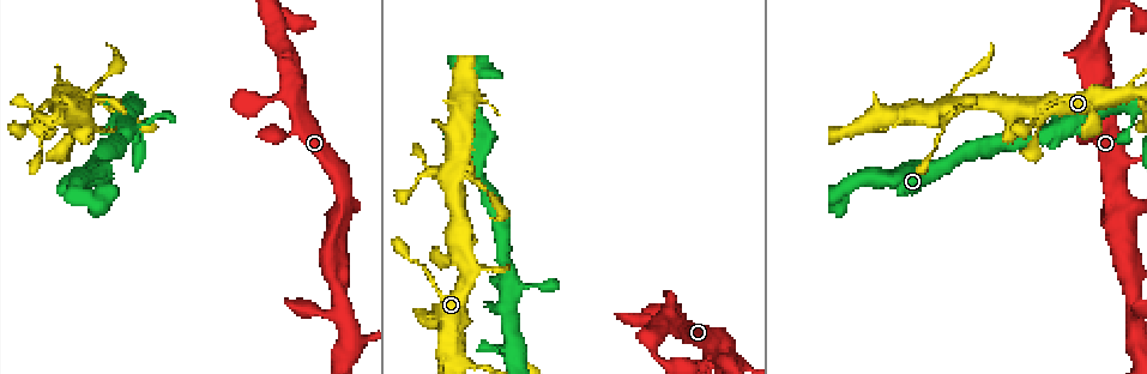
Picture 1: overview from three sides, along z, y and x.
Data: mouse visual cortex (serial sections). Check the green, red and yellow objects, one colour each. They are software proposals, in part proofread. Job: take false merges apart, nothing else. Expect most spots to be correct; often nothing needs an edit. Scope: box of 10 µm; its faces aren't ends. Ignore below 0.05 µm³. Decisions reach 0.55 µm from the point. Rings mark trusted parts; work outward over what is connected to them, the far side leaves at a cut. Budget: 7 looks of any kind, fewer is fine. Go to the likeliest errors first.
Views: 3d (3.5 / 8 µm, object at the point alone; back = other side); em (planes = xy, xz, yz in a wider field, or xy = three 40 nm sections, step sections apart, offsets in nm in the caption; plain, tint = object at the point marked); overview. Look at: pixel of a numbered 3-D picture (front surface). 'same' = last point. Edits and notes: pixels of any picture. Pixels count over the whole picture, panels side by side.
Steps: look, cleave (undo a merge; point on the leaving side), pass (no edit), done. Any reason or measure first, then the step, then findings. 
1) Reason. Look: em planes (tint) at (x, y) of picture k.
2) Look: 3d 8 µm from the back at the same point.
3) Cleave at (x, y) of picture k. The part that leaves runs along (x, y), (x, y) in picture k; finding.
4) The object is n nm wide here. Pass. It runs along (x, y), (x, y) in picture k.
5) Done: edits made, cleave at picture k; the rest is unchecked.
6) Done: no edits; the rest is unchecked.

Look: em xy step 2 (tint) at (835, 194) of picture 1.

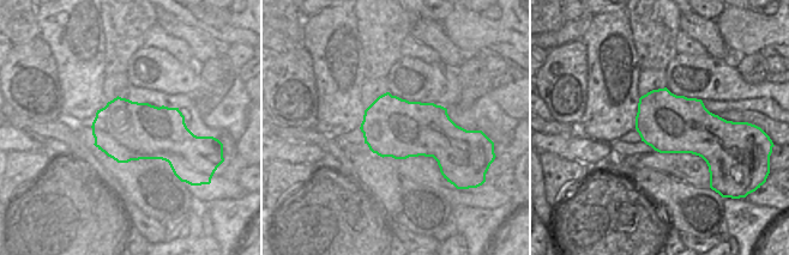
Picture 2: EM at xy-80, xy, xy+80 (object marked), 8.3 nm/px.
Look: 3d 3.5 µm at the same point.

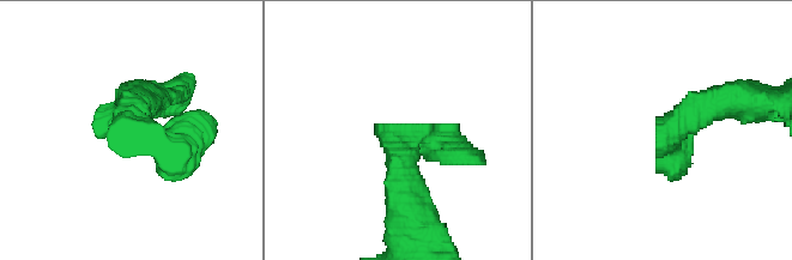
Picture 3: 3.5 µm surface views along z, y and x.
Pass. It runs along (405, 198), (409, 137), (478, 161) in picture 3; one cell here.

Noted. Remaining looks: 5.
Branch point. Look: 3d 3.5 µm from the back at (677, 322) of picture 1.

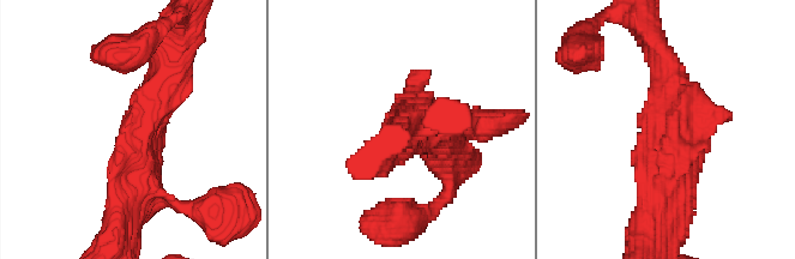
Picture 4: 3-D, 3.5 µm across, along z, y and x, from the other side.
Need the tissue. Look: em xy step 1 (tint) at (672, 153) of picture 4.

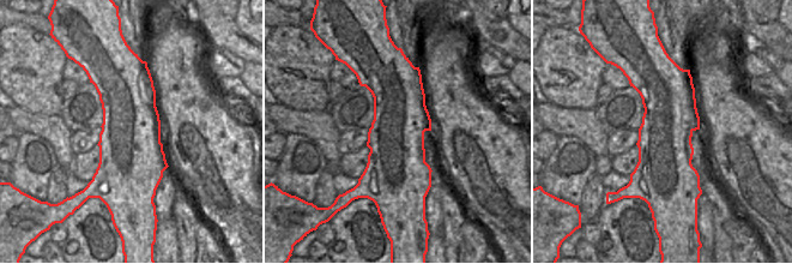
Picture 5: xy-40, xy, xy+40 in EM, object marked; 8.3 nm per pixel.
The object is 480 nm wide here. Pass. It runs along (118, 224), (166, 77) in picture 4; continuous, no second cell.

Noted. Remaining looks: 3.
Thin arm on a thick one. Look: 3d 3.5 µm at (1047, 111) of picture 1.

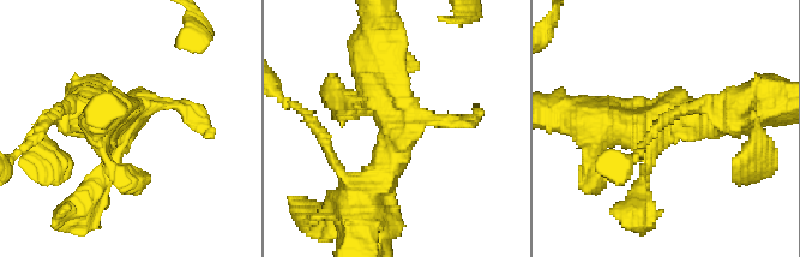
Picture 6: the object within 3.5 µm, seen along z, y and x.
Need the tissue. Look: em xy step 1 (tint) at (120, 133) of picture 6.

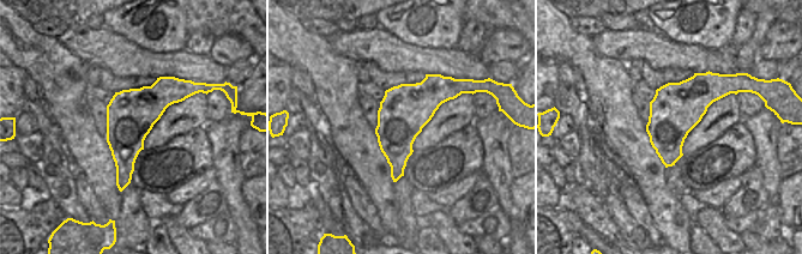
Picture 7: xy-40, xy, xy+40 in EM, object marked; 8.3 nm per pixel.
Look: em xy step 5 (tint) at the same point.

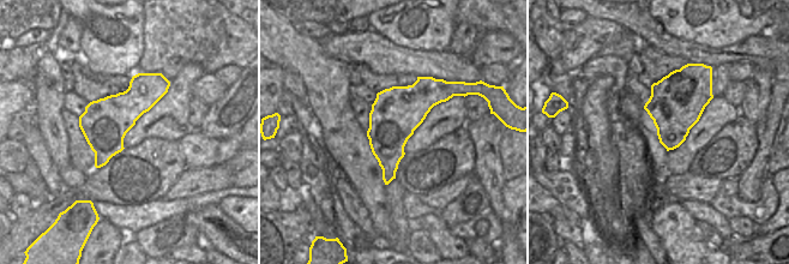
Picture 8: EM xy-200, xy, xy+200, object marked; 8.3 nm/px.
Pass. It runs along (719, 117), (660, 120), (638, 198) in picture 6; continuous, no second cell.

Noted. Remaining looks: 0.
Done: no edits; the rest is unchecked.

